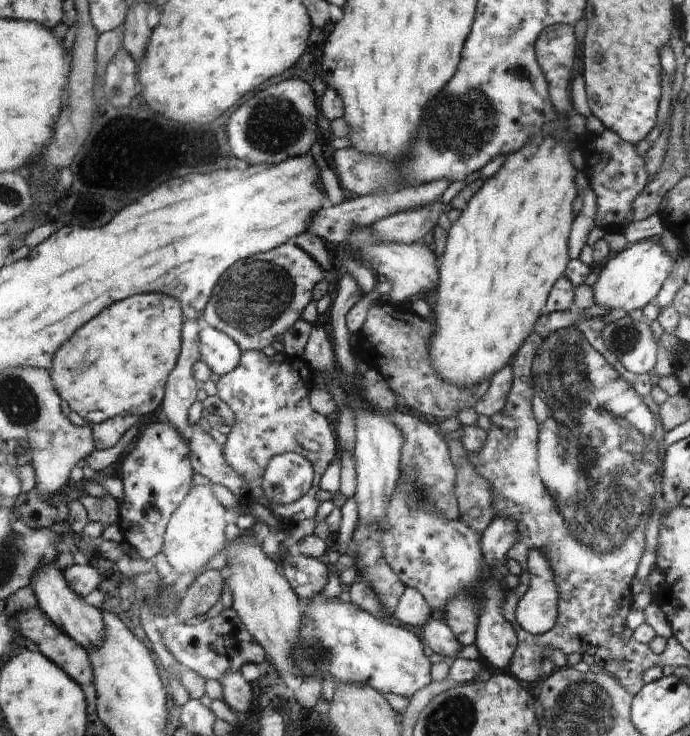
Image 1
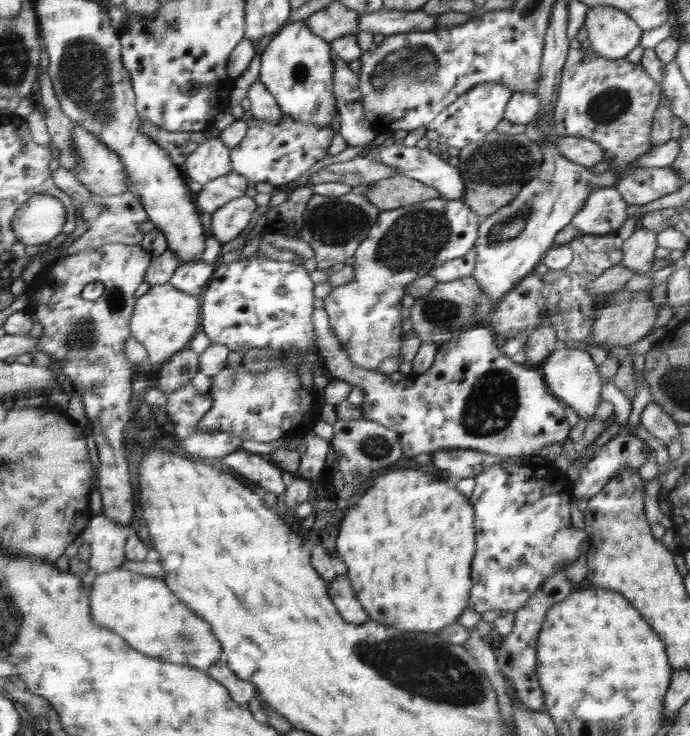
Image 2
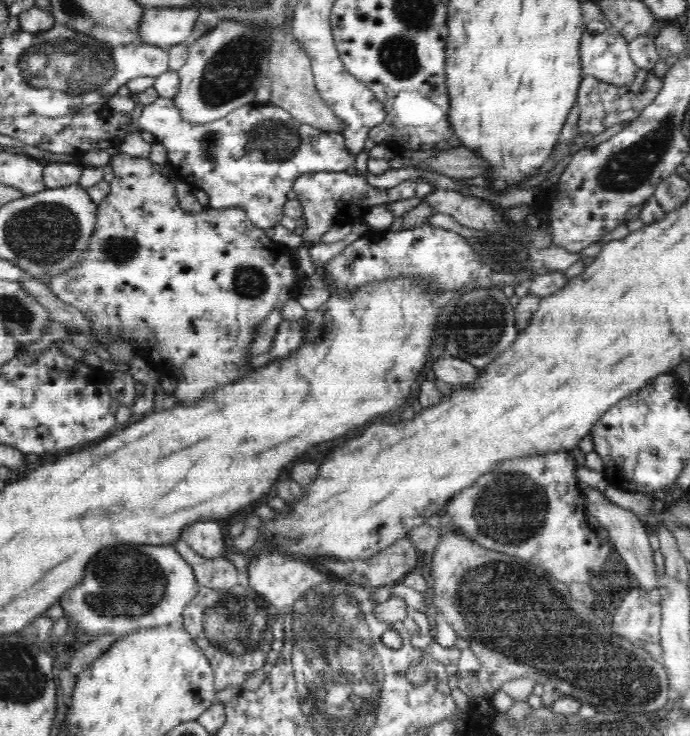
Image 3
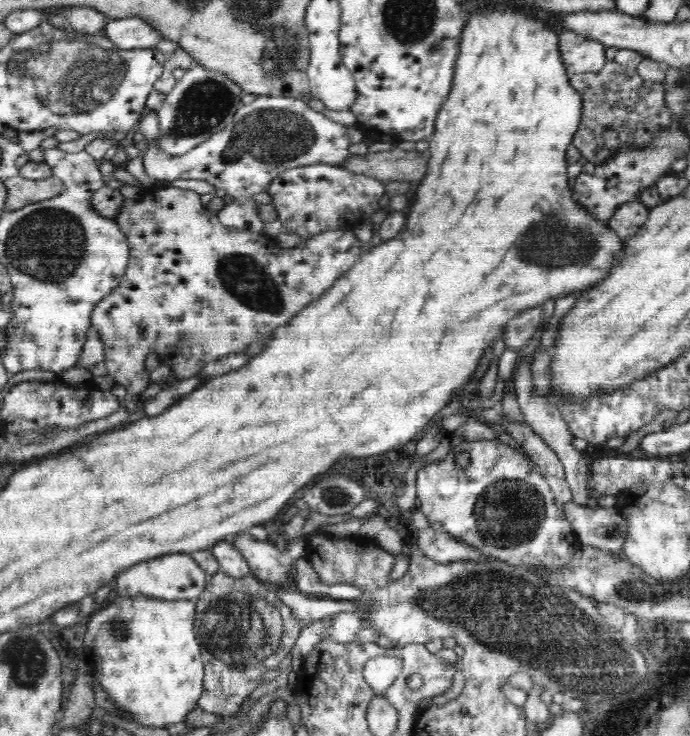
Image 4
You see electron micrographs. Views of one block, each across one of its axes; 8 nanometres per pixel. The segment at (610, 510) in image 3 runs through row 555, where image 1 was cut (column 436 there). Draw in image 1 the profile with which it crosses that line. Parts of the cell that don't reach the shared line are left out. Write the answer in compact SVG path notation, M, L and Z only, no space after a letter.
M428 620L419 630L424 644L432 648L437 655L445 656L451 661L457 659L457 653L463 648L462 644L456 640L454 633L445 622L440 620Z

